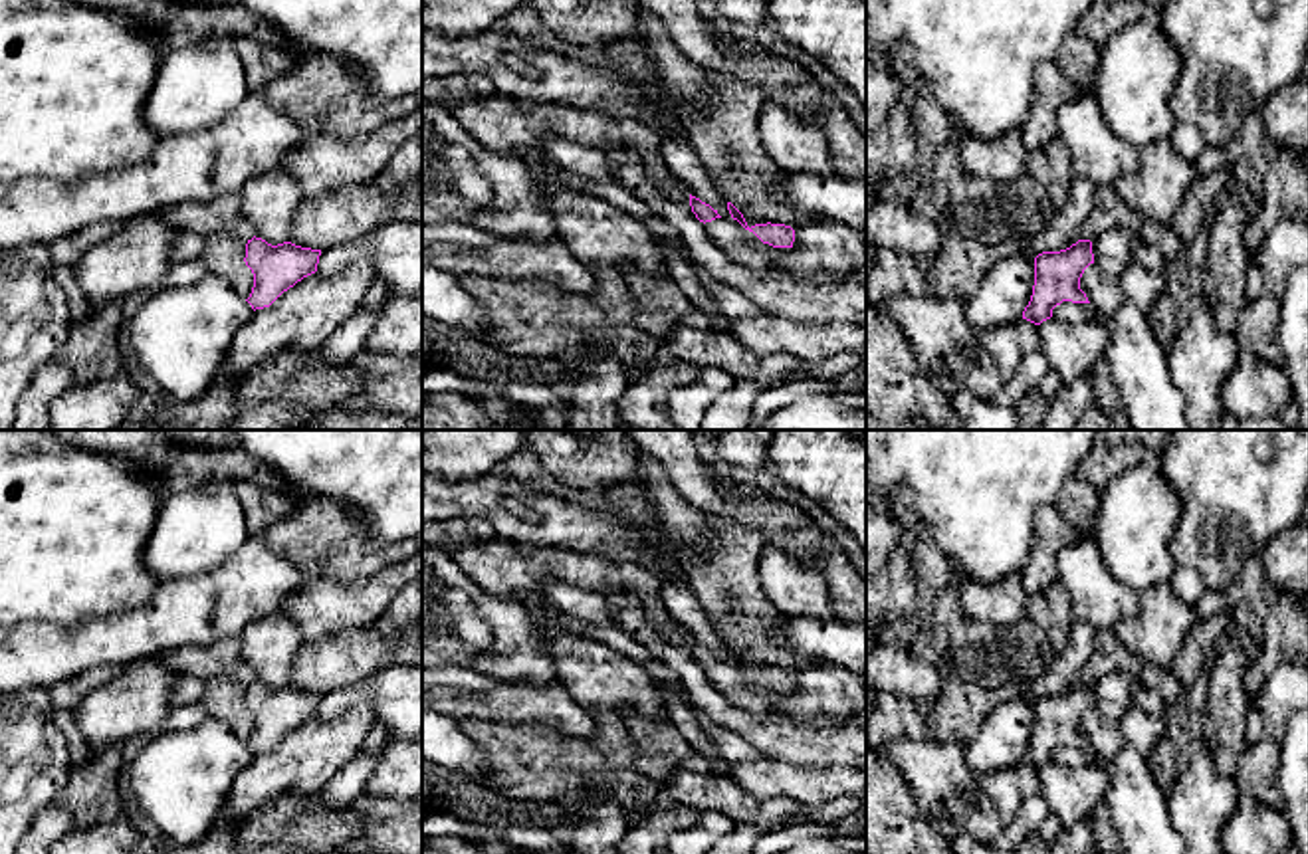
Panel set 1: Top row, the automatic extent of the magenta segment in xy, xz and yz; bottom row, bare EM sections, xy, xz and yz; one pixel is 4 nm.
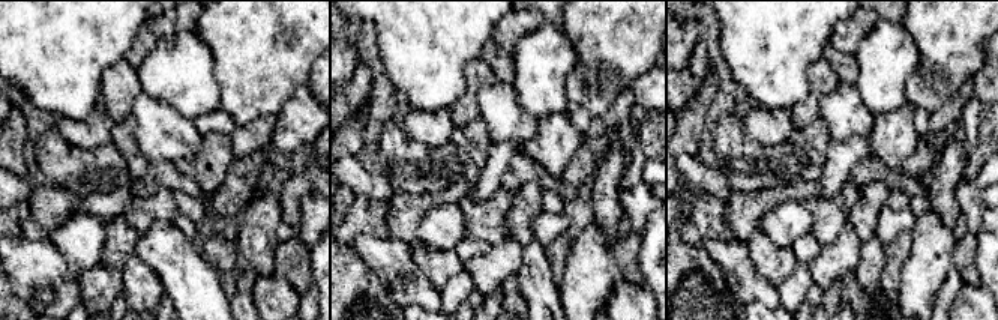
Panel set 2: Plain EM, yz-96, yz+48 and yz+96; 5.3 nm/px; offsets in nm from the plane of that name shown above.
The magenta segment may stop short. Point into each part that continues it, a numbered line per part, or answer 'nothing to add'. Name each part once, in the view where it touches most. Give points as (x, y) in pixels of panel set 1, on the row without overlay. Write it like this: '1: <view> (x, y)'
1: xz (740, 688)

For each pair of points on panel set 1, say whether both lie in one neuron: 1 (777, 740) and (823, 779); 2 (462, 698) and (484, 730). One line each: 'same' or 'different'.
1: different
2: different

